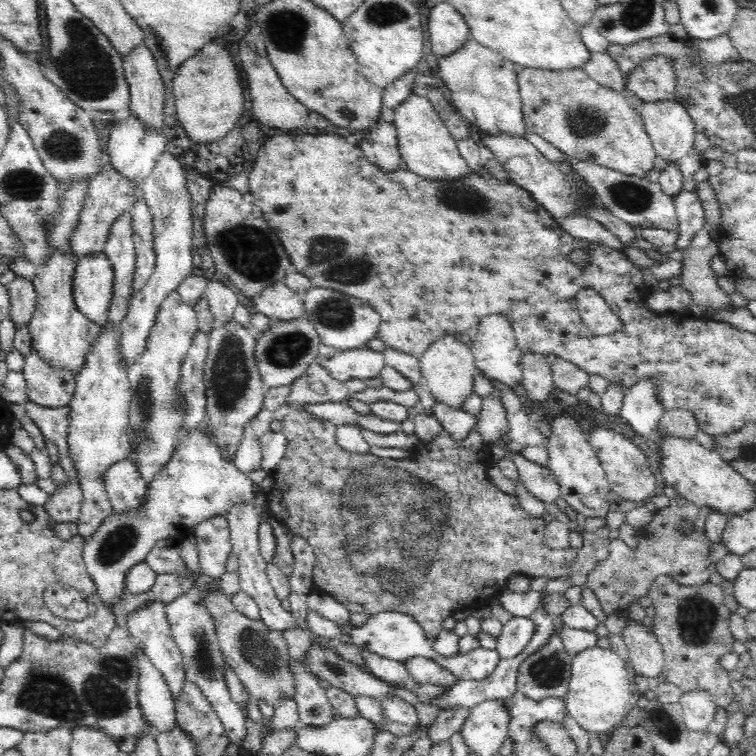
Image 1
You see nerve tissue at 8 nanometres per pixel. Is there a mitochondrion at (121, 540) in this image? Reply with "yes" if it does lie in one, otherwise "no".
yes

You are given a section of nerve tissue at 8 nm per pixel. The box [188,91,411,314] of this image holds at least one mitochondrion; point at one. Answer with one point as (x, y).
(251, 251)

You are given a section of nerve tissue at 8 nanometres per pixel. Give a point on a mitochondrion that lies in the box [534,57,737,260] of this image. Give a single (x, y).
(633, 197)

